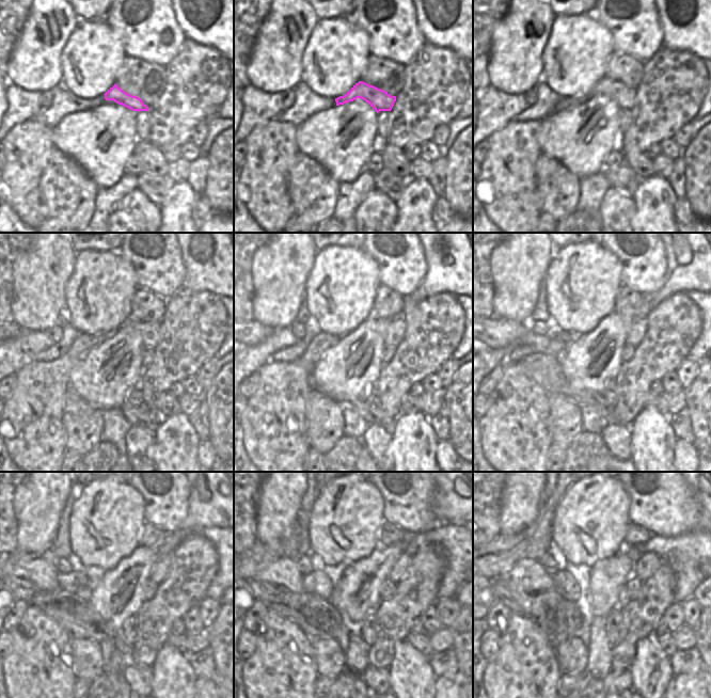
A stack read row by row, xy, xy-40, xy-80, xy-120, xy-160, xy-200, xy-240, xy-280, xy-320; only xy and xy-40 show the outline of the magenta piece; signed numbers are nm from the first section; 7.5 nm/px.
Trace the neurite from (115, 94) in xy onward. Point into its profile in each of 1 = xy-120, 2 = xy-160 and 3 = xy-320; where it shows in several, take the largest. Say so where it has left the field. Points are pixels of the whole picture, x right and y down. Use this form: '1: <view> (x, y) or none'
1: xy-120 (34, 409)
2: xy-160 (274, 434)
3: xy-320 (522, 679)

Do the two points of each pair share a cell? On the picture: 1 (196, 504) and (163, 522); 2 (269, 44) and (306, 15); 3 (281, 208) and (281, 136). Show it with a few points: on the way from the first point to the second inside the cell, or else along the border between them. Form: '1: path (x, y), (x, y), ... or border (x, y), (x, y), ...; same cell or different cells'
1: border (189, 482), (189, 510), (177, 530); different cells
2: path (281, 42), (290, 42), (305, 27); same cell
3: path (278, 190), (279, 154); same cell

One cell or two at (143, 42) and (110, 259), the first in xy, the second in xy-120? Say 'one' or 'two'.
two

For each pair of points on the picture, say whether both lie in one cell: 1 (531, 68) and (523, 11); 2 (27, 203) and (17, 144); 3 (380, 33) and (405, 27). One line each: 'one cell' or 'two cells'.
1: one cell
2: one cell
3: one cell

